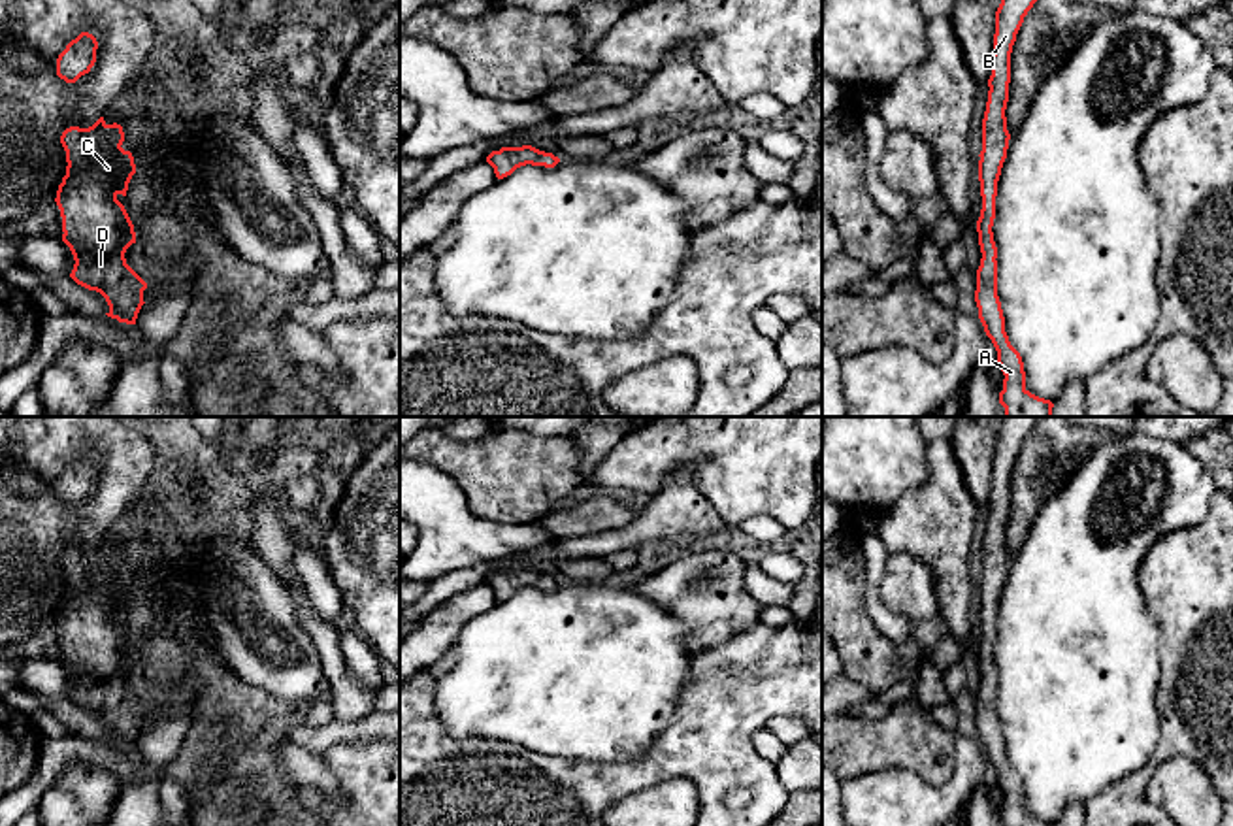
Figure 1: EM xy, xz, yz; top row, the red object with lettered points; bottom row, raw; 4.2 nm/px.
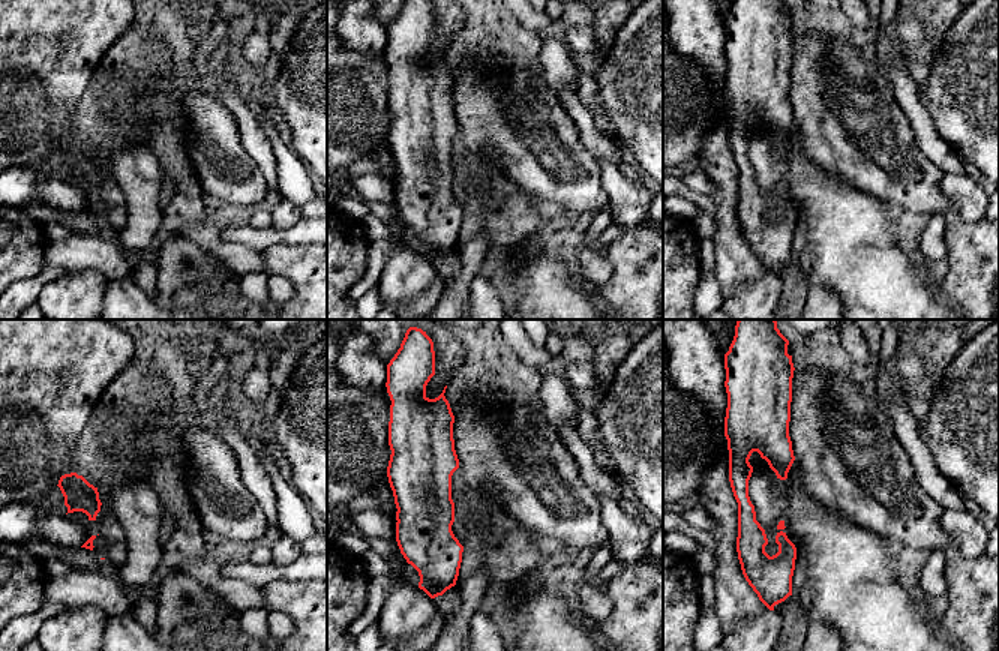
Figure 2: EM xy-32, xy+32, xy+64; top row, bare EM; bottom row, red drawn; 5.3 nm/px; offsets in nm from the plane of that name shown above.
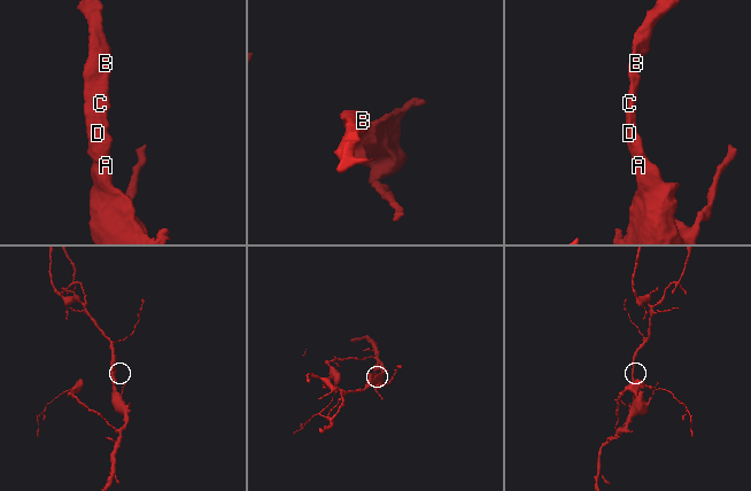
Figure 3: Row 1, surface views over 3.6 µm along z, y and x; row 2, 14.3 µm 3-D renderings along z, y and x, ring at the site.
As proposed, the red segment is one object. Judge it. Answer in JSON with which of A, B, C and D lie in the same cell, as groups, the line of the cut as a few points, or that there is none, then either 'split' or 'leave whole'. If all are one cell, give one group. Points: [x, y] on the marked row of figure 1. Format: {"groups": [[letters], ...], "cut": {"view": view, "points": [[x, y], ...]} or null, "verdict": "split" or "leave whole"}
{"groups": [["A", "B", "C", "D"]], "cut": null, "verdict": "leave whole"}

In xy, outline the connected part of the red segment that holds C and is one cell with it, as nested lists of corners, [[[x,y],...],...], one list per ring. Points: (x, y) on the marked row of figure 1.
[[[104,117],[89,128],[66,128],[60,143],[68,166],[55,202],[62,217],[62,241],[75,260],[70,277],[106,298],[107,317],[136,324],[147,283],[124,258],[136,232],[117,196],[126,196],[136,164],[123,141],[123,126],[107,124]]]

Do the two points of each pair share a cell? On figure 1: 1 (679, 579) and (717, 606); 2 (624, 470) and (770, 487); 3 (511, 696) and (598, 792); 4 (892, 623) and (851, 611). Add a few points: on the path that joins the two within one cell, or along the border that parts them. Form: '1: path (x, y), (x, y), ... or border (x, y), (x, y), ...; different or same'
1: path (685, 591), (689, 594), (706, 594); same
2: path (660, 451), (734, 451); same
3: border (523, 745), (560, 757), (609, 762); different
4: border (862, 574), (866, 615), (883, 634), (905, 642); different

